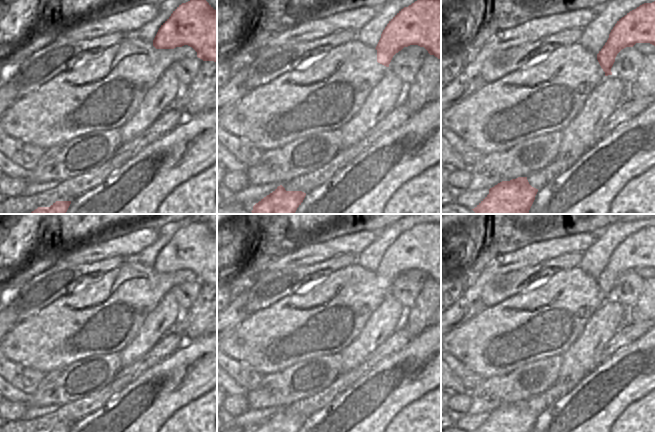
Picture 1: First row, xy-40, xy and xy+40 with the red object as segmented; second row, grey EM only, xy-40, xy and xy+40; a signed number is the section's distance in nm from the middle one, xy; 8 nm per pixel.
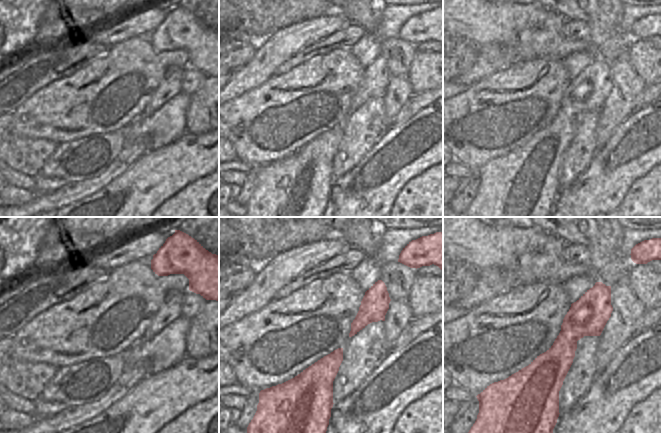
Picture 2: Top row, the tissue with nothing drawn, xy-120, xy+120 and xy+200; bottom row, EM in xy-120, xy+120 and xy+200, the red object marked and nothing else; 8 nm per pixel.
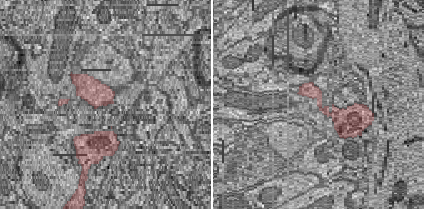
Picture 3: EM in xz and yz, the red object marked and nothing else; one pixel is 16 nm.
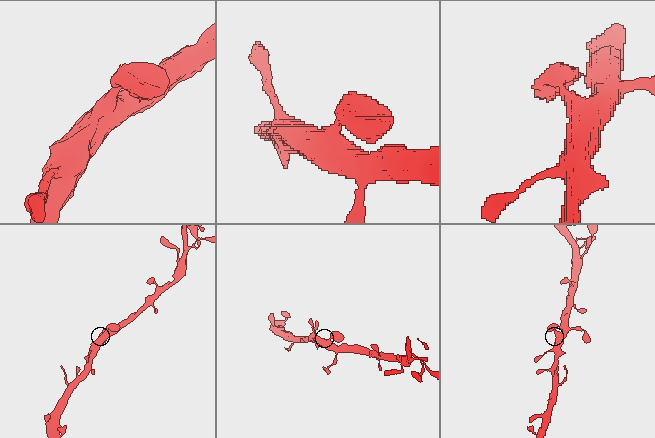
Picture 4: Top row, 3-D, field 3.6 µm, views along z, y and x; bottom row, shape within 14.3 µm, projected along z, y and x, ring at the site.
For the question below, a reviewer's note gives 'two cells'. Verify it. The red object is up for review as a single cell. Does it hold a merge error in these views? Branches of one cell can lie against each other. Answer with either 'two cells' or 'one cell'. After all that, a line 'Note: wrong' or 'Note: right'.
one cell
Note: wrong

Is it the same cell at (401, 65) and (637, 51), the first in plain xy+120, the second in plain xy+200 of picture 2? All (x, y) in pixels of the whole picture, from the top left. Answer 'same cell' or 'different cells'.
different cells

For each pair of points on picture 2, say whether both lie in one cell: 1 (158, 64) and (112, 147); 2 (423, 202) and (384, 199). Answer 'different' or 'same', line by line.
1: different
2: different

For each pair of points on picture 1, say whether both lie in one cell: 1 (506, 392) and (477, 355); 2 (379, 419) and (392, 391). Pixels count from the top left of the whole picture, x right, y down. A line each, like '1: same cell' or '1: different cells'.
1: different cells
2: same cell

